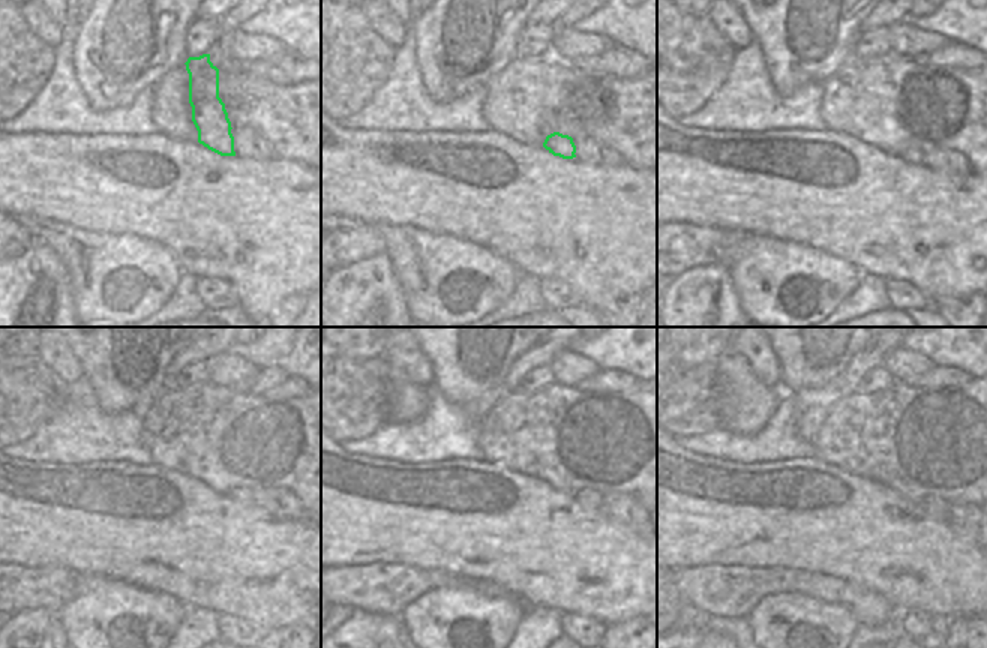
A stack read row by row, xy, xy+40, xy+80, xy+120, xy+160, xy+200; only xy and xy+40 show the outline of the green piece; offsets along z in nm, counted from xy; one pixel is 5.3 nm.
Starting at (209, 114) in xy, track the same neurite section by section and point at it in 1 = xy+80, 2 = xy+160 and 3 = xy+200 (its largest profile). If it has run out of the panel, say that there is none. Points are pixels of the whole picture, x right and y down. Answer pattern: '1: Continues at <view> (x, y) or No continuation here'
1: Continues at xy+80 (912, 155)
2: Continues at xy+160 (587, 498)
3: Continues at xy+200 (936, 509).

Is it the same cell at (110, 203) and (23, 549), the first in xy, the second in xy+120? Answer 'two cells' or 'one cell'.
one cell

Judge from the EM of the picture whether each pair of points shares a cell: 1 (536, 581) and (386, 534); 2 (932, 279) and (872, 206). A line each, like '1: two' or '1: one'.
1: one
2: one

